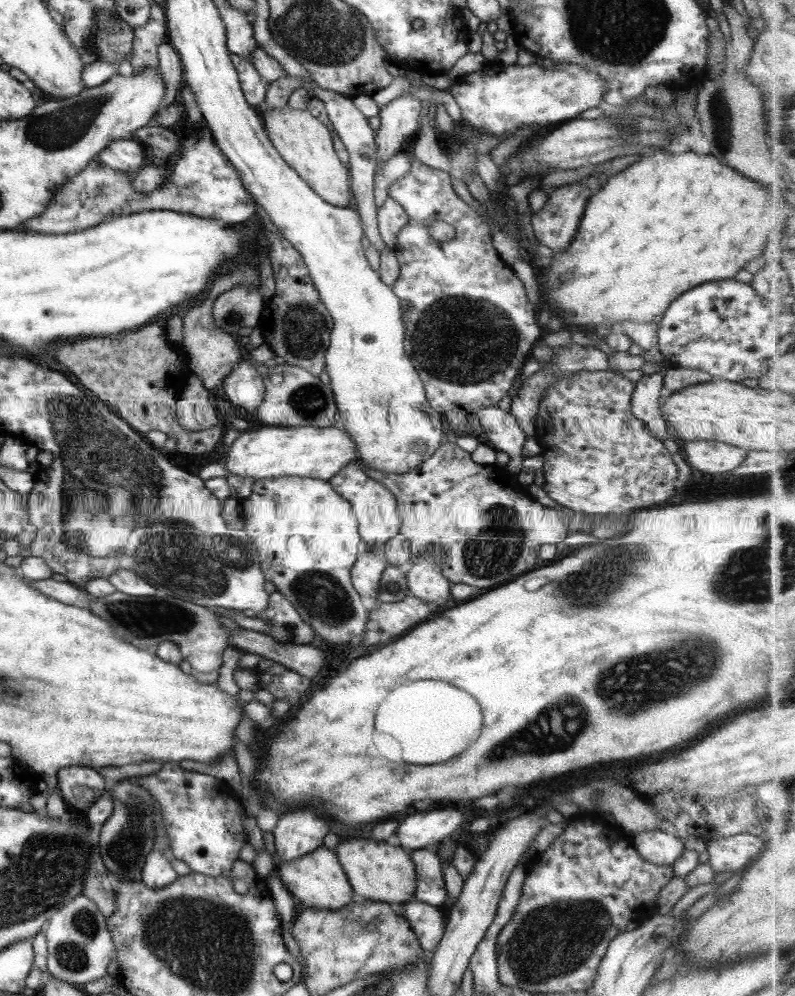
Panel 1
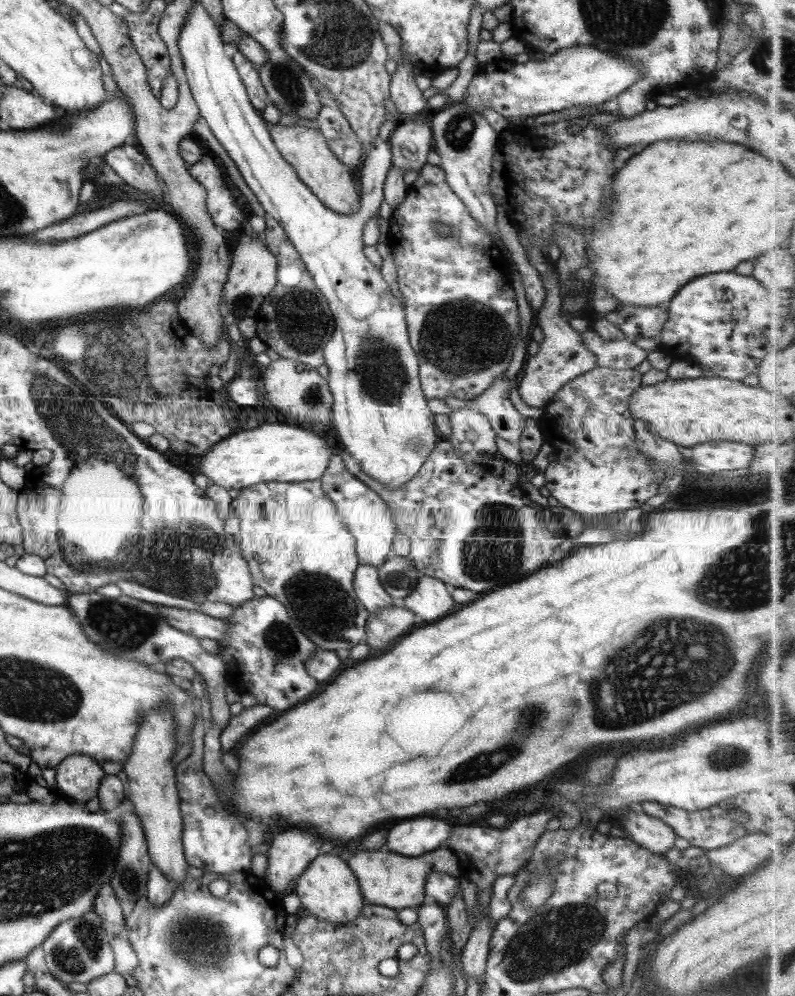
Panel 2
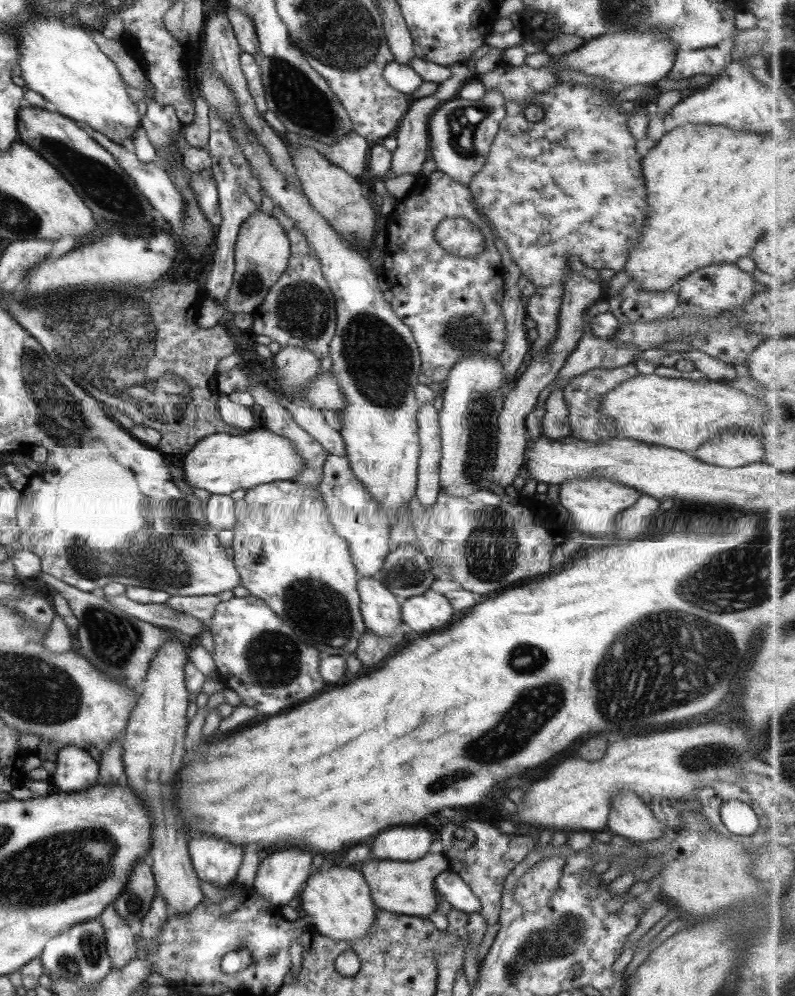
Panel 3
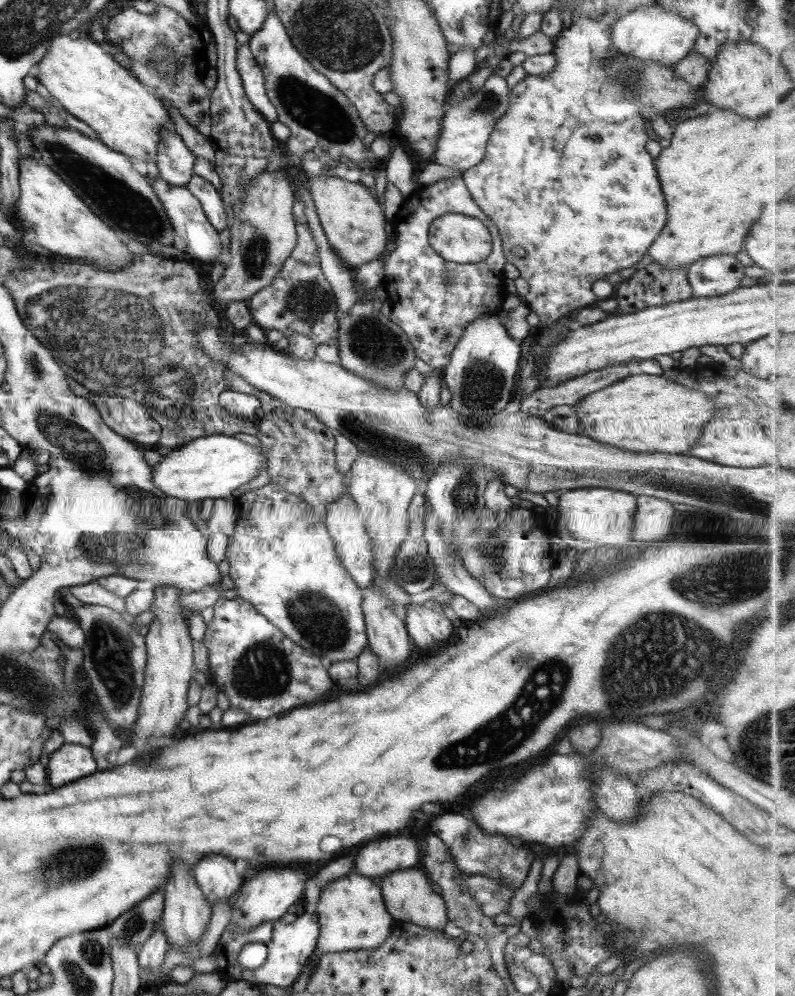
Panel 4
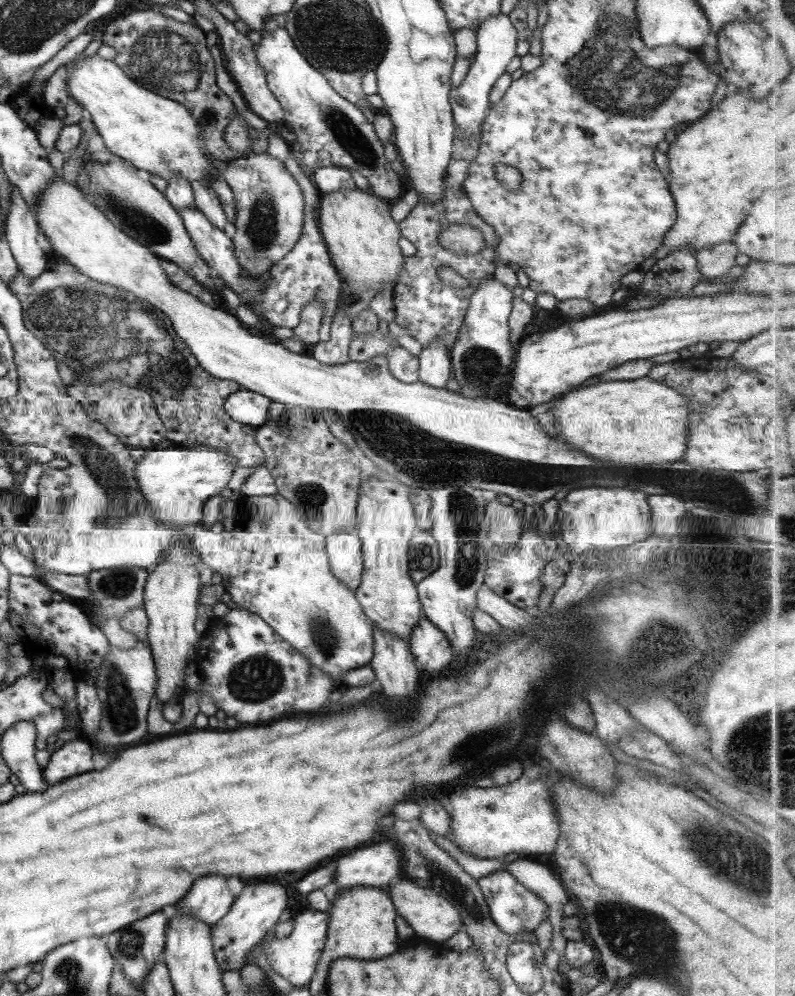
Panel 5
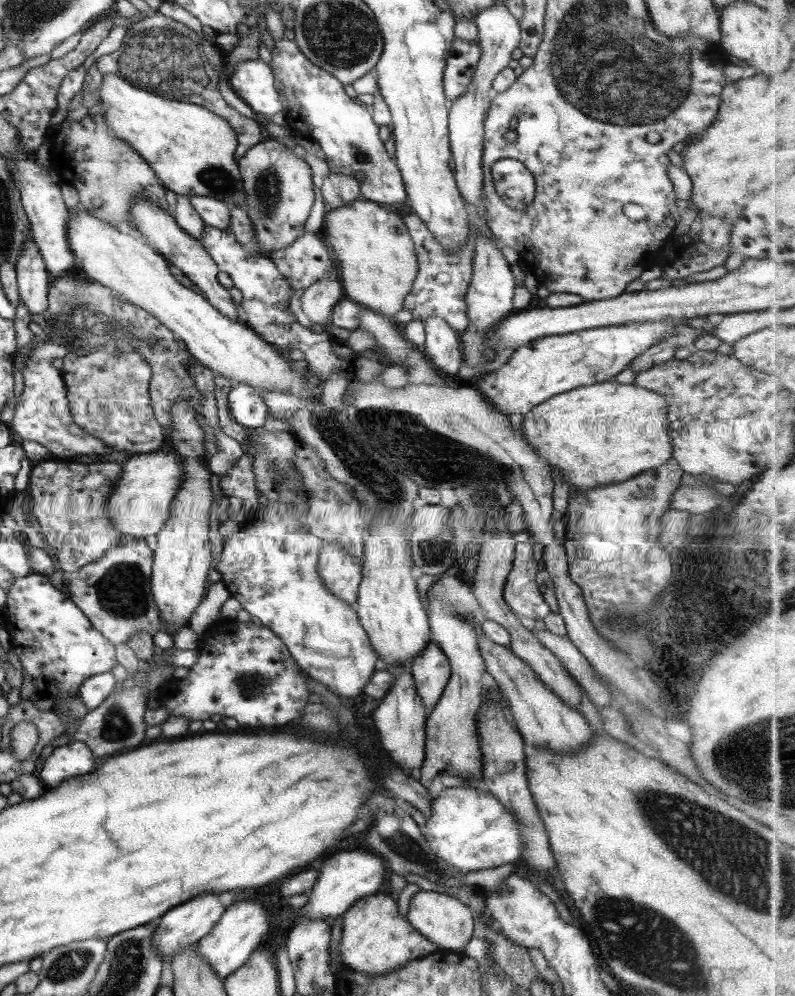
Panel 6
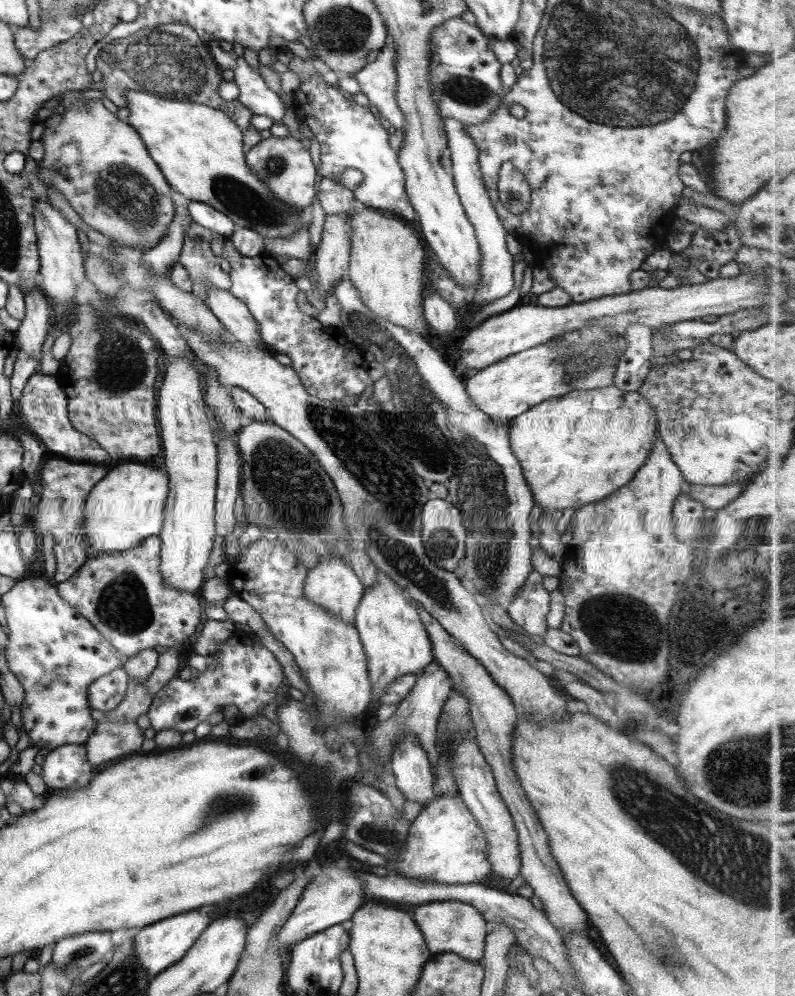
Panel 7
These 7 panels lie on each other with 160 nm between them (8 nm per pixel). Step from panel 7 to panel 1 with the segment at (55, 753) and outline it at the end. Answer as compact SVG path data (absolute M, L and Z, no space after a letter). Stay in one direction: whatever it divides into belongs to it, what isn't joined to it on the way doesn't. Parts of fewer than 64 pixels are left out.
M68 766L58 771L56 788L69 808L90 809L106 790L104 777L86 766Z

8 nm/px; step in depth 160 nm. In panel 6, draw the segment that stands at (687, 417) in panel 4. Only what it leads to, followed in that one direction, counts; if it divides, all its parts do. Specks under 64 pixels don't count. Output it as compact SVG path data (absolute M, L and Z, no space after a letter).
M616 380L601 382L598 384L591 384L588 386L581 386L562 394L554 395L549 400L545 400L542 404L535 406L528 414L521 416L522 428L520 432L523 437L529 442L529 445L535 448L537 453L540 453L547 463L552 466L558 466L562 470L563 480L565 480L571 488L590 490L601 486L606 486L612 483L619 483L630 480L637 474L664 466L667 462L672 461L673 458L673 444L671 441L671 432L669 429L670 421L669 408L665 398L656 391L636 386L632 384L621 384Z

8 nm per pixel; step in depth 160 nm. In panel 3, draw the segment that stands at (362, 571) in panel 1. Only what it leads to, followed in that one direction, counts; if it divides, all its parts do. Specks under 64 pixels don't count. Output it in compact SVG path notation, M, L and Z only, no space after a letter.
M359 577L360 610L366 628L380 637L394 638L398 644L406 643L406 628L401 619L402 600L374 577Z

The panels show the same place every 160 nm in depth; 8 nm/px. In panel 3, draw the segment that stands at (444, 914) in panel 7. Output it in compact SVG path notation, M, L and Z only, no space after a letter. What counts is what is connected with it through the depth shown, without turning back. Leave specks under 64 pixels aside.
M428 853L420 860L402 862L372 859L357 868L368 883L374 904L380 910L406 916L428 917L439 908L440 898L434 879L442 872L450 871L451 864L442 853Z

